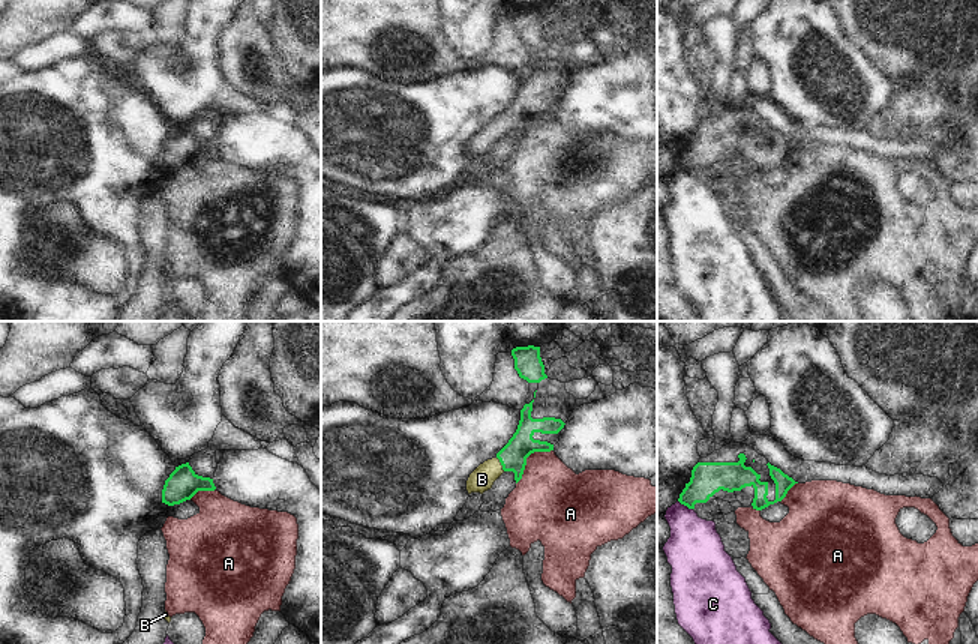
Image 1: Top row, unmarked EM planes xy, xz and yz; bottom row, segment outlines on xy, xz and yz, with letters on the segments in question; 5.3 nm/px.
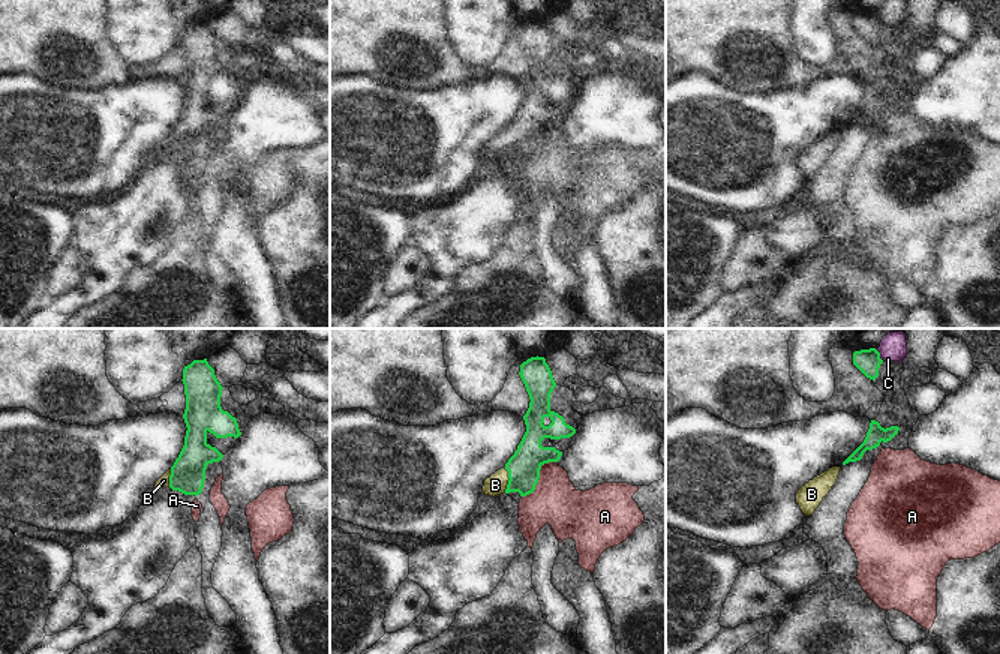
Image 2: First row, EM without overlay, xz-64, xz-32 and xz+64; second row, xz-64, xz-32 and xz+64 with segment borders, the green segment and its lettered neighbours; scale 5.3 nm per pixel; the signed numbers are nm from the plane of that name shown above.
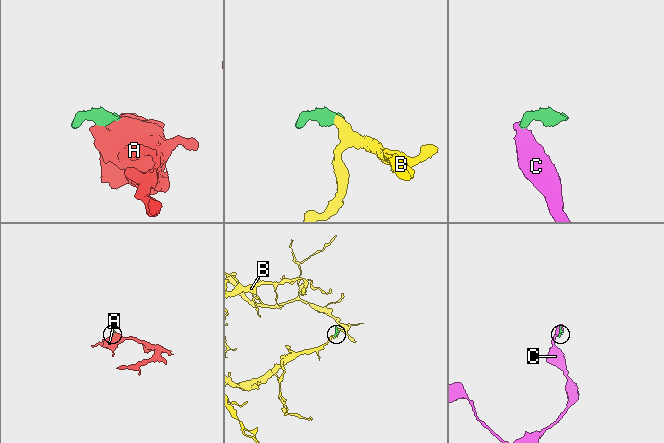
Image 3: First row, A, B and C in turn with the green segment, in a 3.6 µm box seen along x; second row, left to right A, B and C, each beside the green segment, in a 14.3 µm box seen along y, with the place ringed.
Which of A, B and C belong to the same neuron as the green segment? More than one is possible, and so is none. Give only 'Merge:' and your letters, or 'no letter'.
Merge: B

